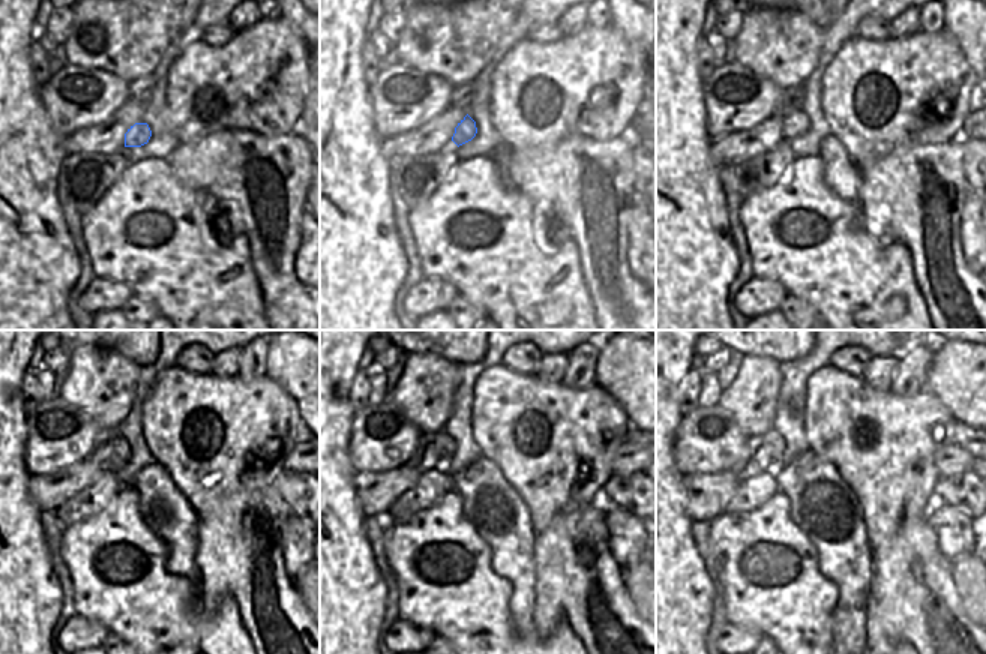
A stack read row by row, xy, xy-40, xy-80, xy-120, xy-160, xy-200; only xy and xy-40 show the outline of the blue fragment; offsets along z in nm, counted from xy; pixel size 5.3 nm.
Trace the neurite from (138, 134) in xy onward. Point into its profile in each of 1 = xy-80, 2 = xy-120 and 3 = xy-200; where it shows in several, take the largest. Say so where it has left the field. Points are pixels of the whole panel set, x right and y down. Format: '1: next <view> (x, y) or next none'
1: next xy-80 (796, 123)
2: next xy-120 (119, 450)
3: next xy-200 (775, 444)

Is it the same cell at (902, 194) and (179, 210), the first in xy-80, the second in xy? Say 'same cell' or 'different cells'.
different cells

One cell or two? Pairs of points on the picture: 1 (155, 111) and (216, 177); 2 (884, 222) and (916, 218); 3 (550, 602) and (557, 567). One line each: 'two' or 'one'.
1: two
2: one
3: one

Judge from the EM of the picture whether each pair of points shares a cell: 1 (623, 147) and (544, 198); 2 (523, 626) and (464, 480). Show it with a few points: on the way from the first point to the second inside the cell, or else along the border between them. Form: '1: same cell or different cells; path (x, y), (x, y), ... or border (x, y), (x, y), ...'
1: same cell; path (599, 149), (574, 150), (572, 170), (568, 174)
2: same cell; path (523, 590), (499, 516)

